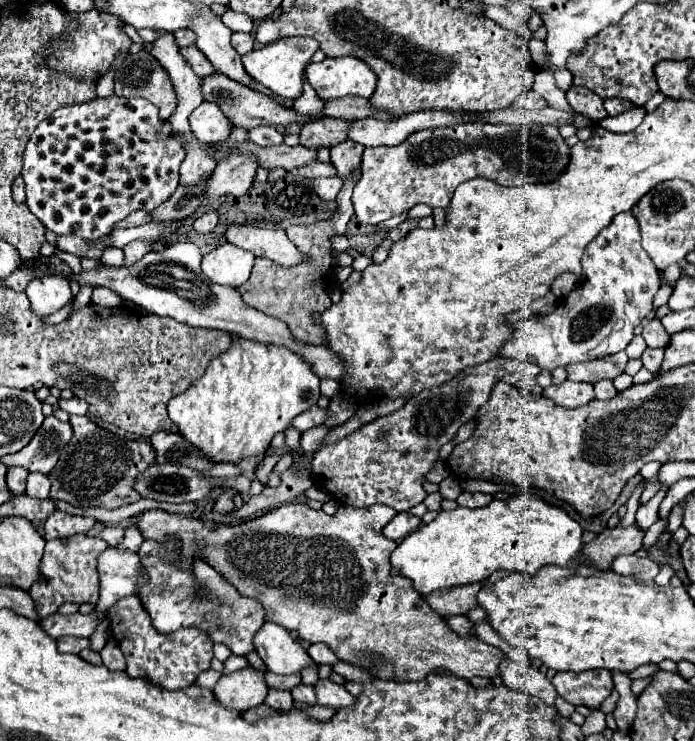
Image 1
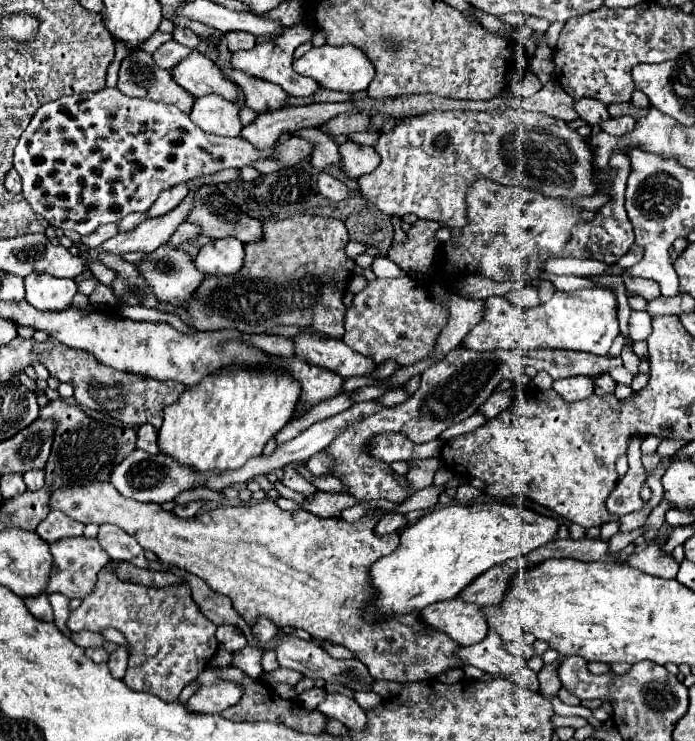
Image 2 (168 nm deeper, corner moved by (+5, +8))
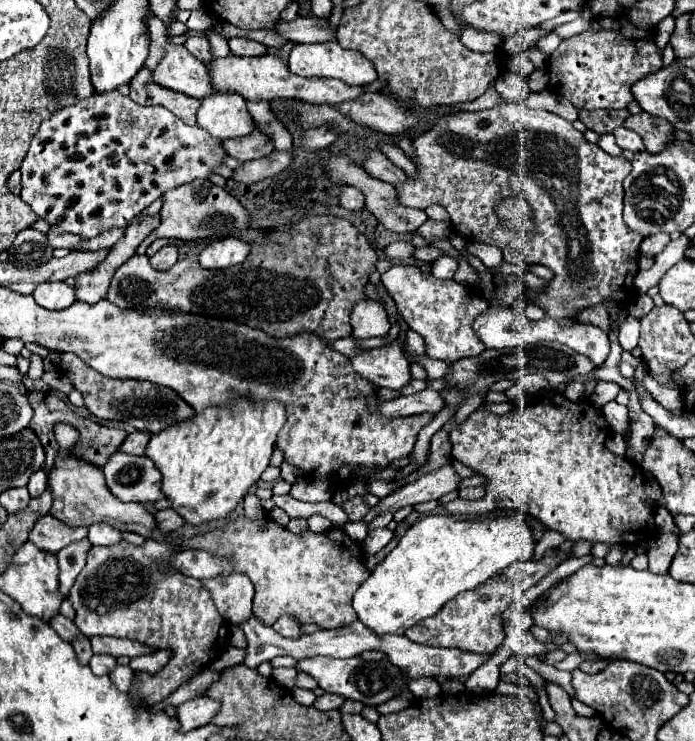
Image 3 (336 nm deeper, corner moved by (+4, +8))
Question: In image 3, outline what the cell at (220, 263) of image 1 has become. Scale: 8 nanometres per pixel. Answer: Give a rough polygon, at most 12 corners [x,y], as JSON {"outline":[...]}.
{"outline":[[238,238],[210,242],[200,266],[228,268],[242,264],[248,244]]}

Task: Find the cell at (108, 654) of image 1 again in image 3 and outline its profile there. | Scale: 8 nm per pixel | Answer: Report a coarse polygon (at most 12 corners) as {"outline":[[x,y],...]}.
{"outline":[[116,666],[110,680],[120,692],[128,692],[132,682],[130,666]]}

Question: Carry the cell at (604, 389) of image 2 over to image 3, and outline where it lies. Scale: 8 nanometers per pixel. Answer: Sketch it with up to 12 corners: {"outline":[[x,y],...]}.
{"outline":[[598,382],[590,402],[604,406],[614,400],[620,386],[614,382]]}

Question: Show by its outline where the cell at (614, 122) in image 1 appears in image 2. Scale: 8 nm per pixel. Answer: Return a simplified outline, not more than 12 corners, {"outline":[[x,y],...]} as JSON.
{"outline":[[631,116],[611,118],[601,130],[611,136],[625,136],[635,128]]}

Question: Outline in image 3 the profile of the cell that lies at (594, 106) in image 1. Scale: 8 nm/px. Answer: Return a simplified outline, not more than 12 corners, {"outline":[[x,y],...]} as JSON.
{"outline":[[580,110],[596,134],[622,126],[628,110]]}

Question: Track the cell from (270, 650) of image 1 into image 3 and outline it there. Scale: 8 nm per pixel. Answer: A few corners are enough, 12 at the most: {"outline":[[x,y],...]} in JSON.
{"outline":[[312,656],[296,670],[324,692],[368,706],[398,696],[400,668]]}

